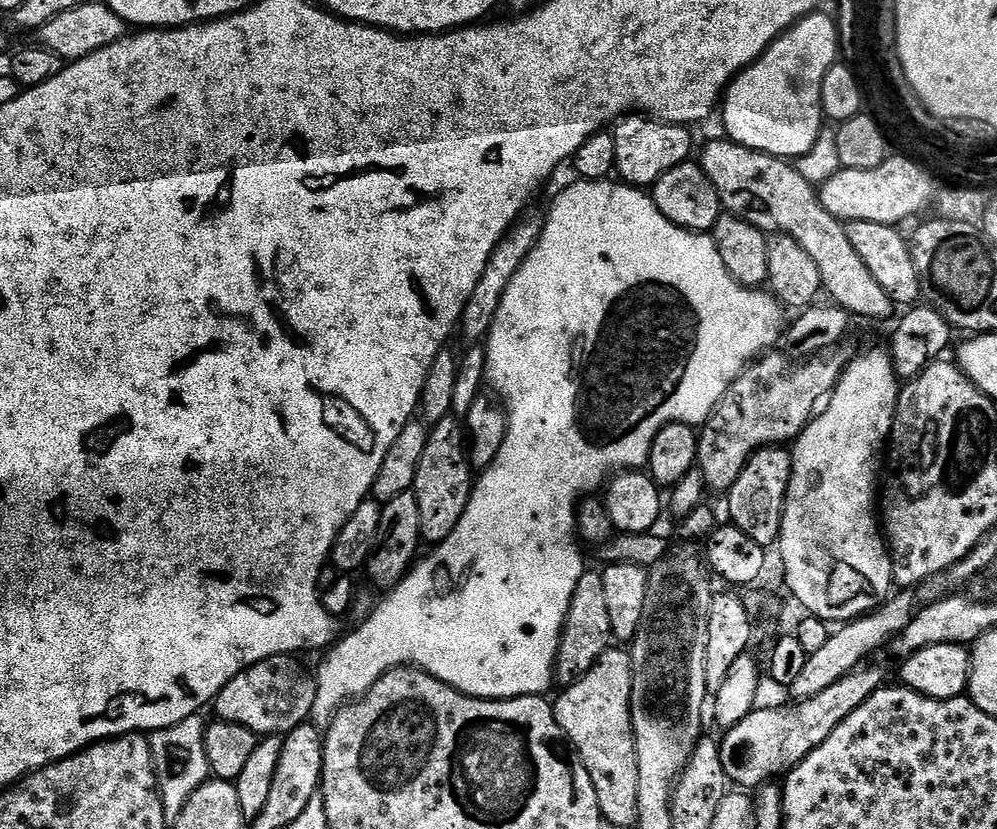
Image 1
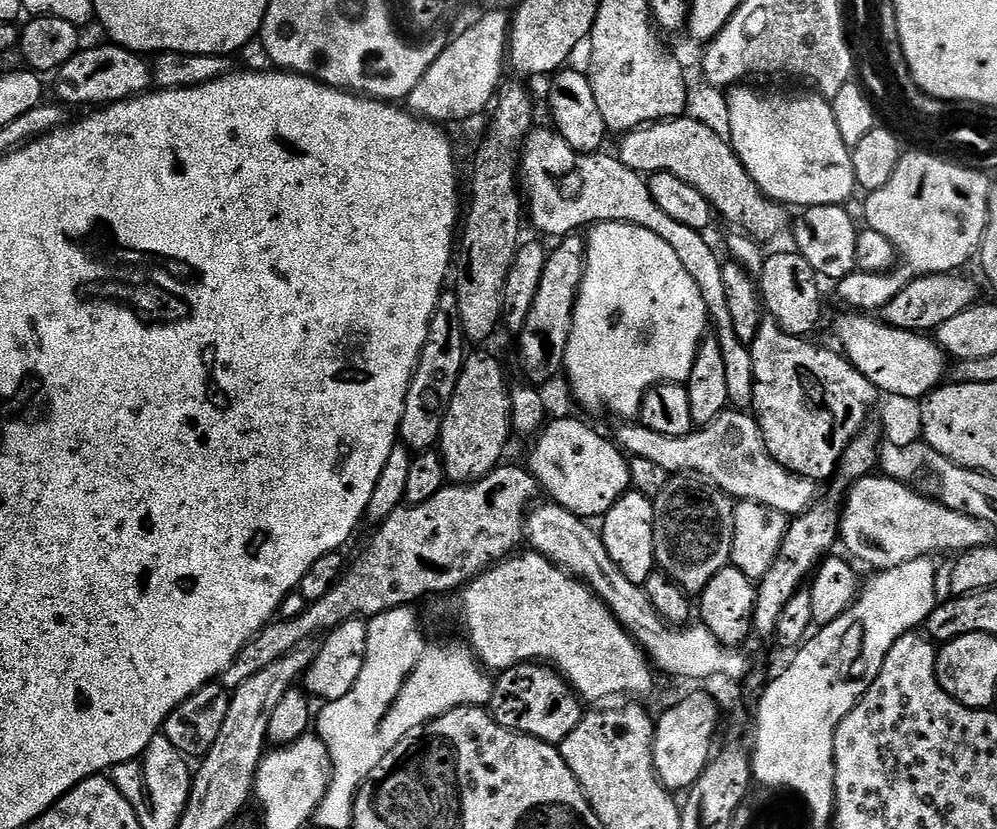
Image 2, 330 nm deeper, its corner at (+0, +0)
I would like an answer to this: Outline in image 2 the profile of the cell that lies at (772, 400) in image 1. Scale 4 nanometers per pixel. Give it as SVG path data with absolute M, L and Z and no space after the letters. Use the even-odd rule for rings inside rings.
M959 271L936 272L932 276L917 276L909 284L904 284L902 290L882 309L882 319L892 328L905 328L907 332L921 334L935 333L942 322L950 322L962 310L972 307L981 299L976 284L968 276L960 276Z

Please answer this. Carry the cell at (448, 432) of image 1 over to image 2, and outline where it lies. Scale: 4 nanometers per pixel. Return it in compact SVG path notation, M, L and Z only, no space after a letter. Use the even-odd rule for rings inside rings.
M484 350L472 351L464 357L462 374L458 378L458 386L454 386L454 398L450 398L438 445L448 480L454 484L473 484L501 467L512 430L508 397L510 380L504 377L499 358L480 352Z

